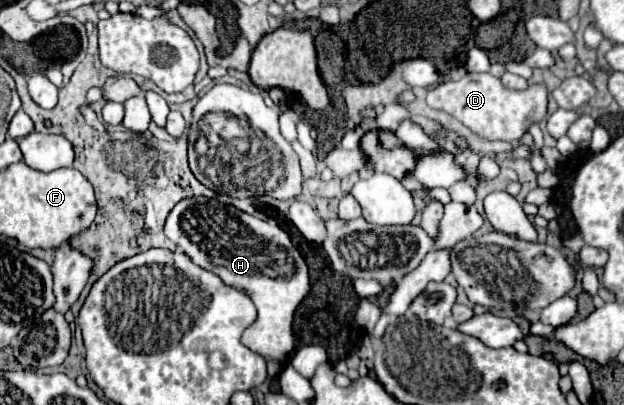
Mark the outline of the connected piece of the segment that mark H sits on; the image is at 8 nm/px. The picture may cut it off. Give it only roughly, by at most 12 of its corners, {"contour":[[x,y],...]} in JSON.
{"contour":[[204,196],[164,232],[254,302],[242,344],[286,362],[308,266],[276,220]]}

